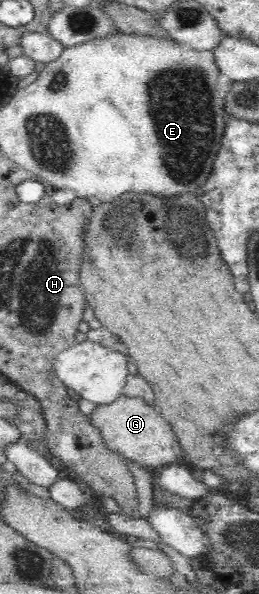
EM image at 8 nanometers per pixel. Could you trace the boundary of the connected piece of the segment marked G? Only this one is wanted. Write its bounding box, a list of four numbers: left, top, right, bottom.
[89,395,183,468]

